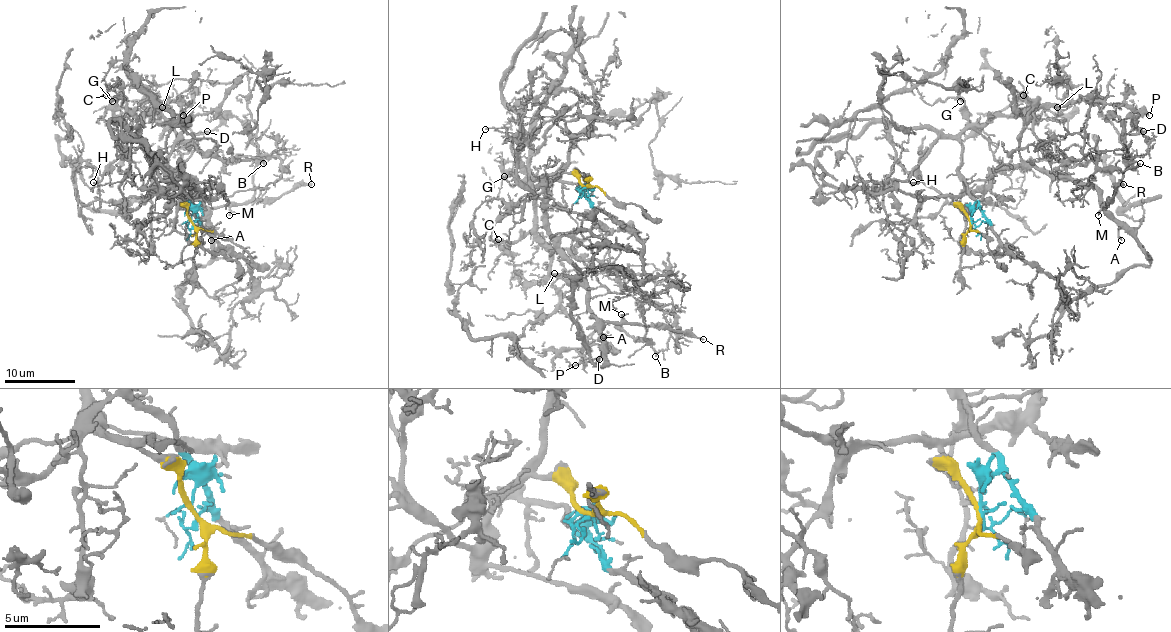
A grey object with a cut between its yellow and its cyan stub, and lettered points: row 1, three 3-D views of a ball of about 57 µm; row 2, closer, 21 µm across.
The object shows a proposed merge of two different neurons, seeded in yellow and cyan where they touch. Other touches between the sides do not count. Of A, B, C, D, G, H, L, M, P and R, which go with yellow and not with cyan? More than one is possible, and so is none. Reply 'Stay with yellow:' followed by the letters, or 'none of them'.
Stay with yellow: A, B, H, M, R

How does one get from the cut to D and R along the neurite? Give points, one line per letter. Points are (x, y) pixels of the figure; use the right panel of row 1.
D: (970, 222), (977, 201), (959, 171), (968, 128), (1090, 100), (1126, 105), (1144, 130)
R: (970, 222), (957, 198), (979, 190), (998, 169), (1030, 166), (1067, 174), (1089, 183), (1105, 208), (1122, 183)

